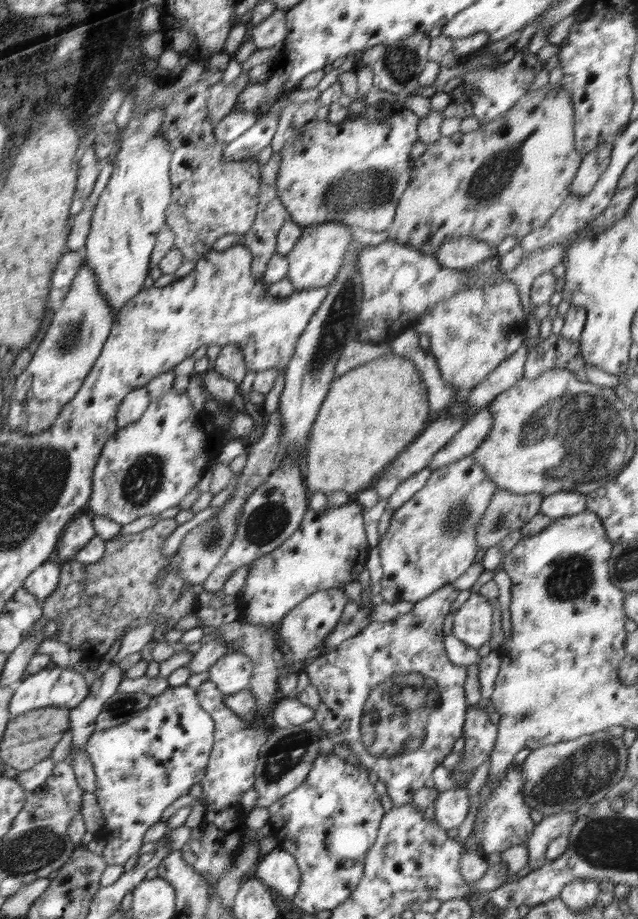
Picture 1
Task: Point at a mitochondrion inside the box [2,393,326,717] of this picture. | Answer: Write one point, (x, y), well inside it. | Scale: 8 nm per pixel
(144, 478)

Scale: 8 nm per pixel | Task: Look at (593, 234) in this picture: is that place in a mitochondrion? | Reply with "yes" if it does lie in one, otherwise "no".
no

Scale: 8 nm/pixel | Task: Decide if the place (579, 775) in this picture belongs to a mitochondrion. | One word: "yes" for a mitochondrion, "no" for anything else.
yes

